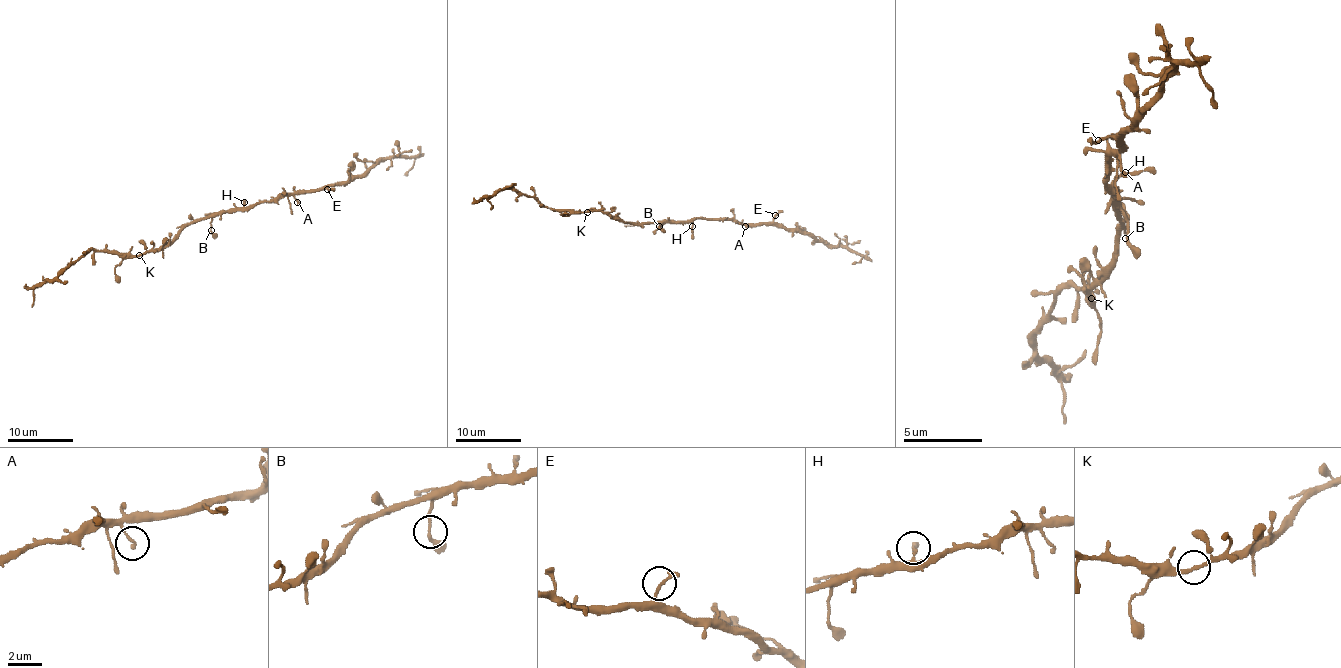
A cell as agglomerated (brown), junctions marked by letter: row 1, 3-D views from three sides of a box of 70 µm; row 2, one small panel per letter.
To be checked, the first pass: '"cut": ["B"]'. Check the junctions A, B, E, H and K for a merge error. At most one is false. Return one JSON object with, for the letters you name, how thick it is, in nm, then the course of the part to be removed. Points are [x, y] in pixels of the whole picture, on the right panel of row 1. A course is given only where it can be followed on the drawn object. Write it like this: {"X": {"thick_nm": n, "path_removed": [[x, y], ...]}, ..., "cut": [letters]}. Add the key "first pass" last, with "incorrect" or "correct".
{"cut": [], "first pass": "incorrect"}

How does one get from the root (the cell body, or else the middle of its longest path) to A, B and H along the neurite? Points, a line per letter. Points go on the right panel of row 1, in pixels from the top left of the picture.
A: (1114, 195), (1106, 183), (1106, 164), (1118, 156), (1125, 172)
B: (1114, 195), (1114, 203), (1125, 215), (1125, 238)
H: (1114, 195), (1114, 179), (1125, 172)

